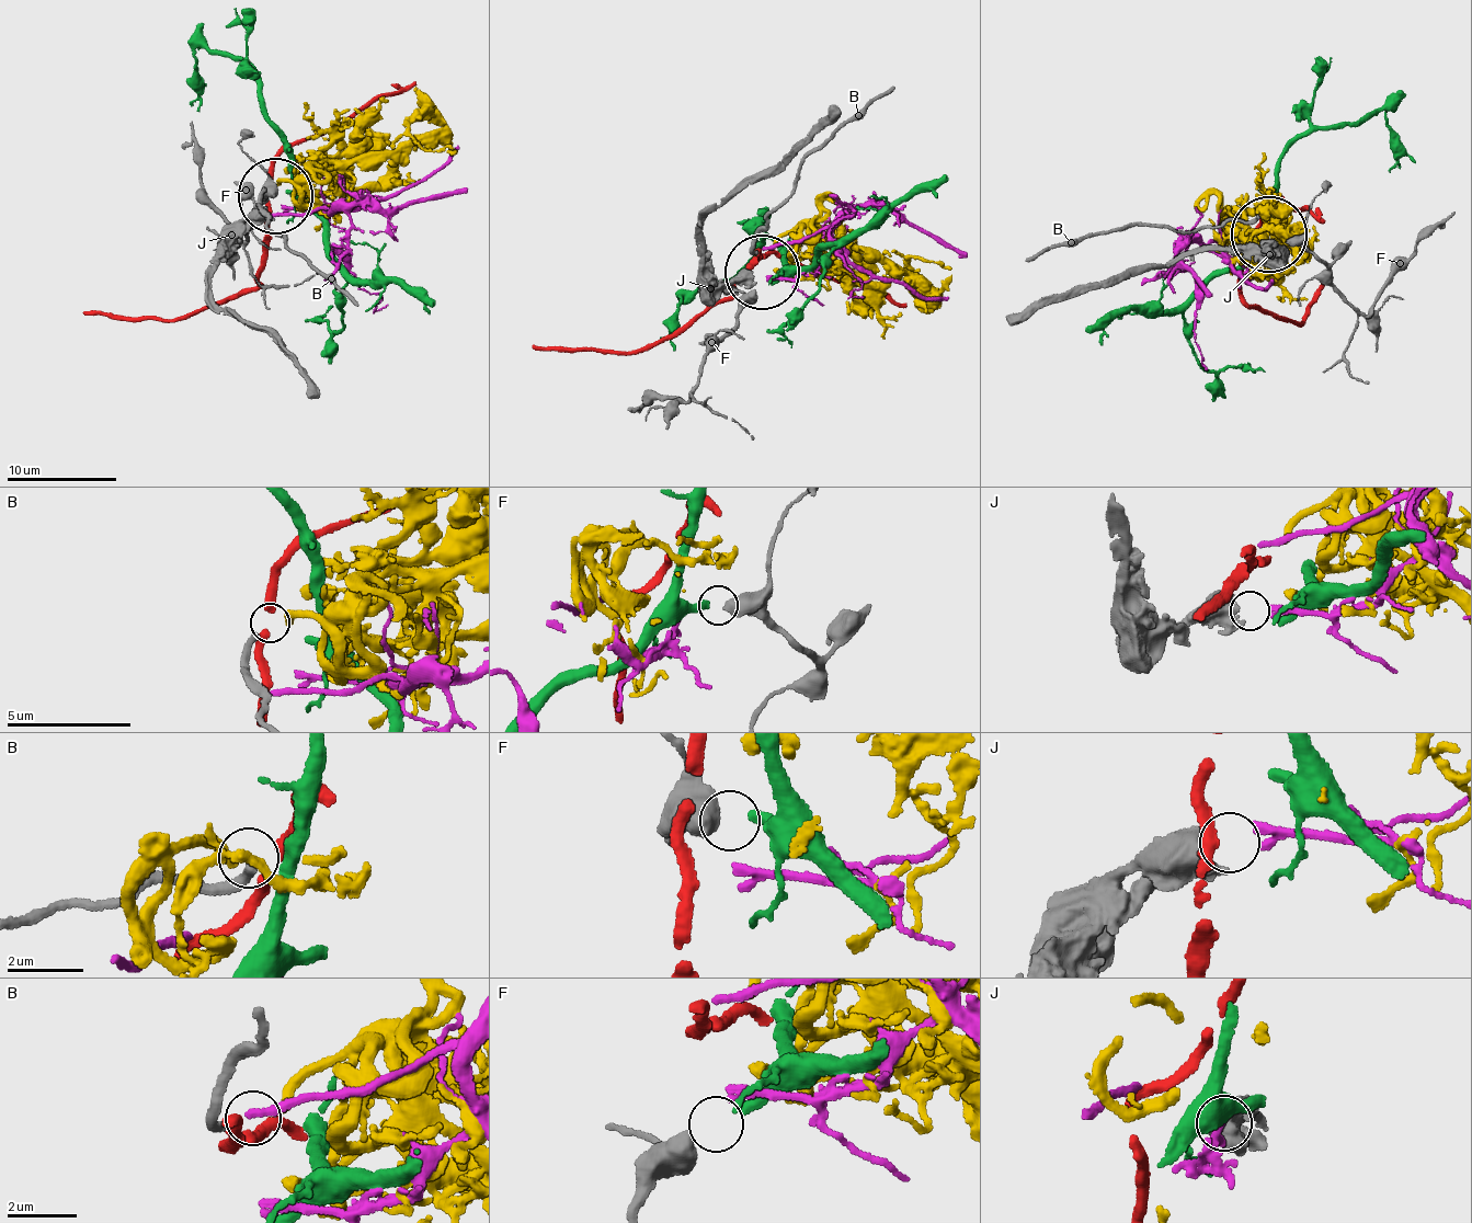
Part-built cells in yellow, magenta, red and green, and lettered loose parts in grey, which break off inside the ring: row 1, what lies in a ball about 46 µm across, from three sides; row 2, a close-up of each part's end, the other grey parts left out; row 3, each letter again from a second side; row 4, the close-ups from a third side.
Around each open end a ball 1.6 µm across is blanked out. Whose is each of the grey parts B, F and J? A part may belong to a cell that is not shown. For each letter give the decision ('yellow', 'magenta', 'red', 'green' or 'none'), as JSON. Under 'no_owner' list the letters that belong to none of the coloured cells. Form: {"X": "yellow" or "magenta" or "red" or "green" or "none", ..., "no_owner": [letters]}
{"B": "yellow", "F": "green", "J": "none", "no_owner": ["J"]}

